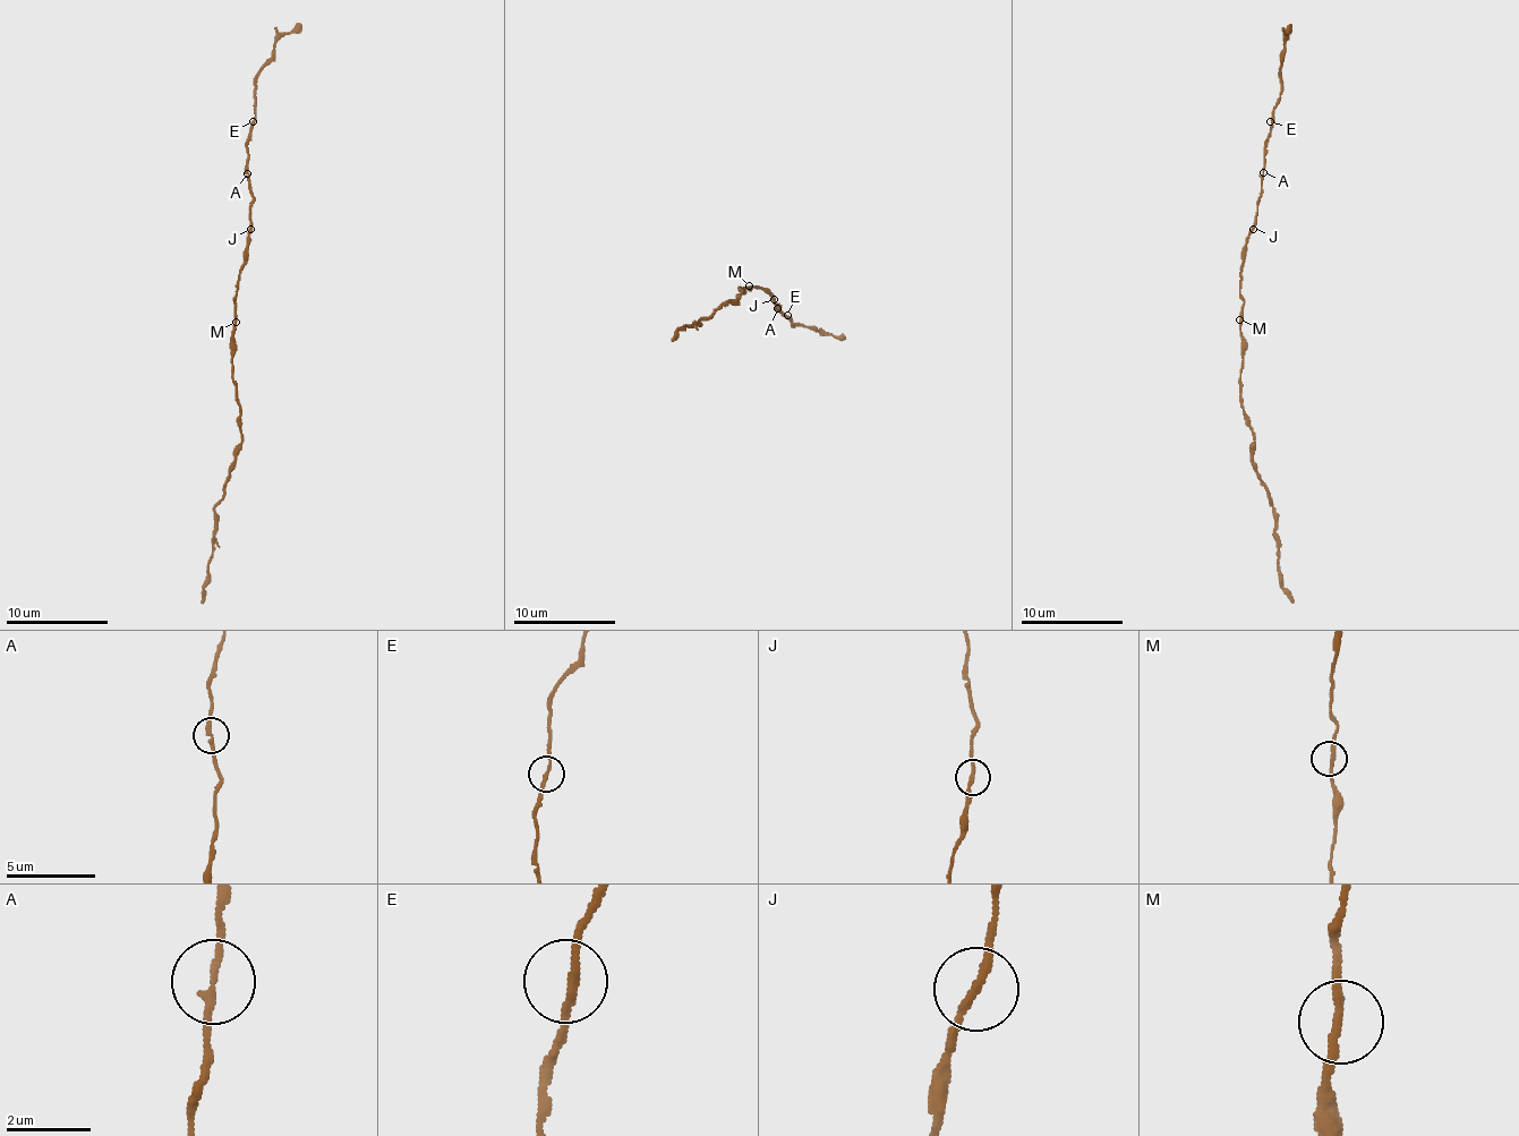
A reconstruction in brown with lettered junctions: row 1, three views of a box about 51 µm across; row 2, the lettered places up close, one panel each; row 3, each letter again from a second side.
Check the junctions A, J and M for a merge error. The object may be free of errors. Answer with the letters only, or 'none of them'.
none of them

